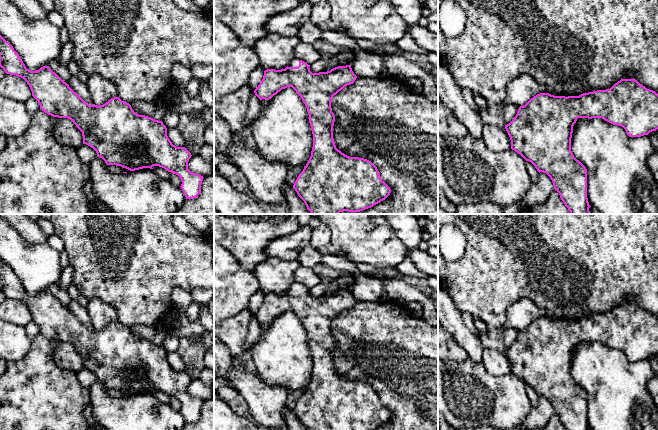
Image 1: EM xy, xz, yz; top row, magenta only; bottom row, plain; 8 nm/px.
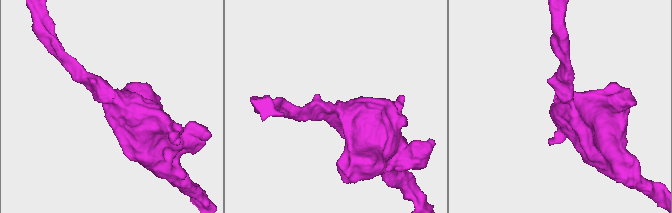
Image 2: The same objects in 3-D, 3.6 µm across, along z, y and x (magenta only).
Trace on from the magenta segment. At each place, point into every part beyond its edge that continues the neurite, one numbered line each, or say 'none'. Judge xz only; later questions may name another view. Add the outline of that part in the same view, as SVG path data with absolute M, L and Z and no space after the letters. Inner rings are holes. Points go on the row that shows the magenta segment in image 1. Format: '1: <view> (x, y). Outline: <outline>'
1: xz (294, 62). Outline: M293 58L289 64L288 67L298 67L299 66L299 59Z

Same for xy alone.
none

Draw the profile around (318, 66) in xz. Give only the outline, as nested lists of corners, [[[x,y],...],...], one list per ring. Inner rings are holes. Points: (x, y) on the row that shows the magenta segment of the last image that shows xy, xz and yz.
[[[325,54],[322,55],[322,57],[318,61],[315,61],[314,63],[310,65],[309,67],[310,71],[312,73],[322,72],[324,68],[326,67],[328,60],[329,60],[329,56]]]

